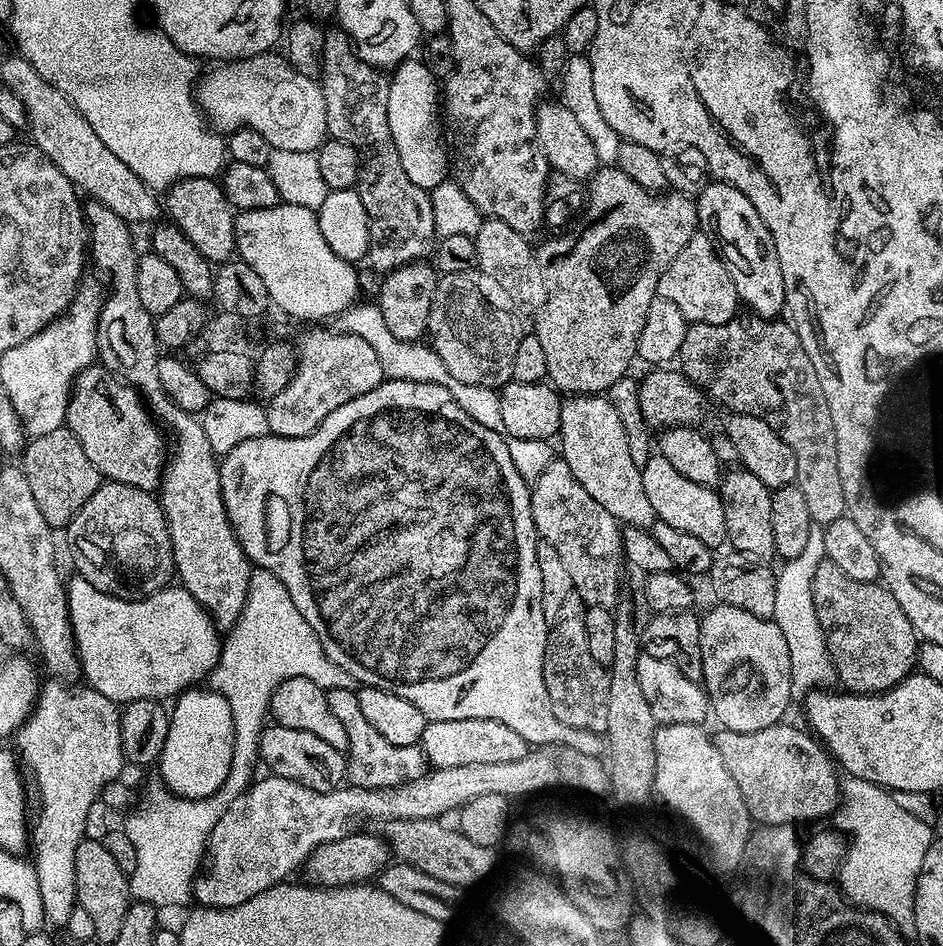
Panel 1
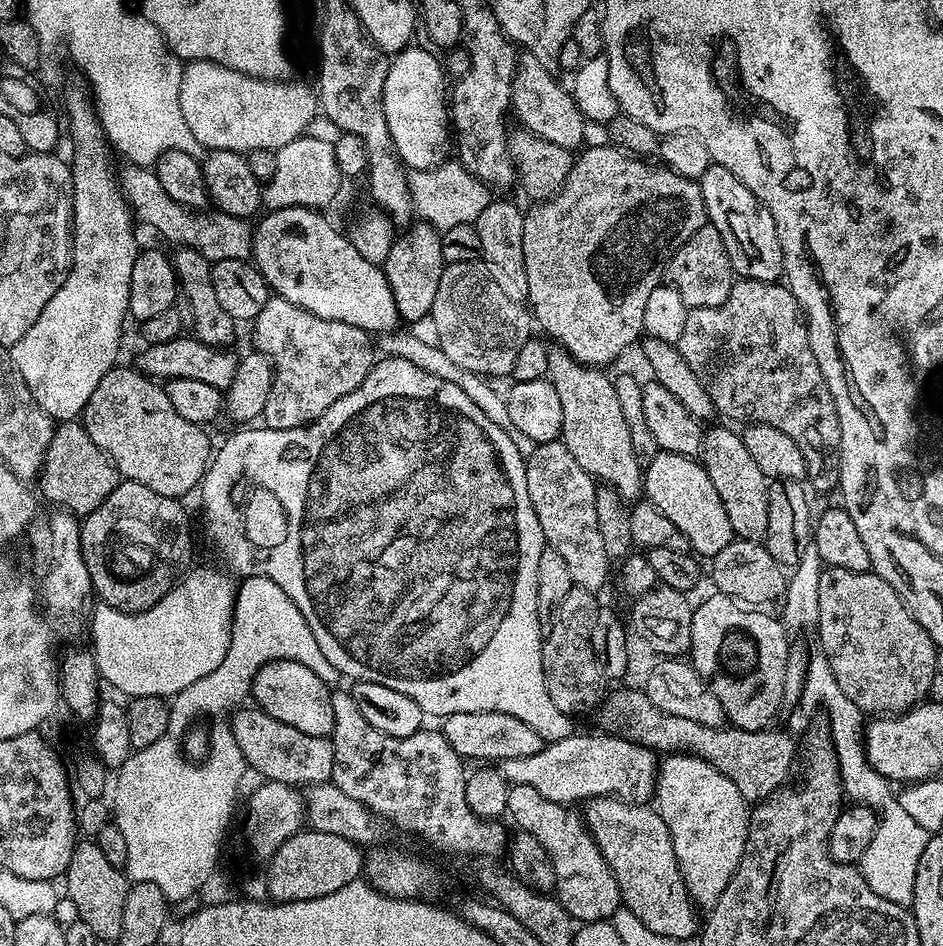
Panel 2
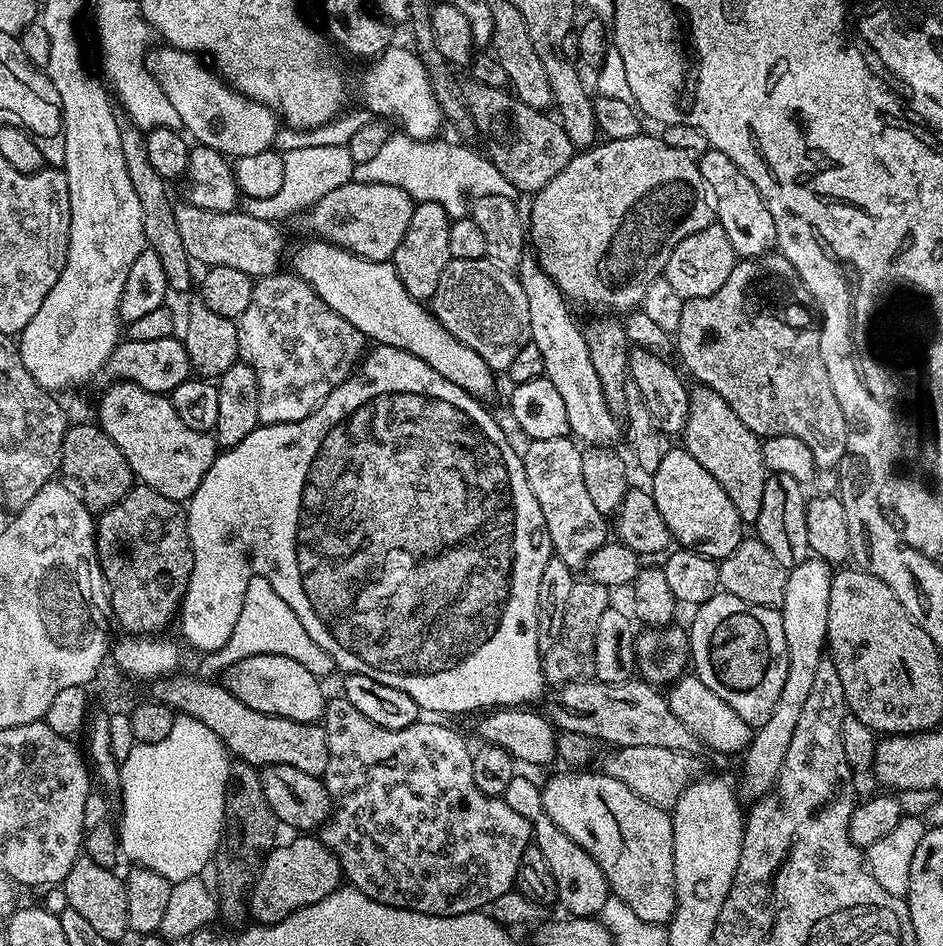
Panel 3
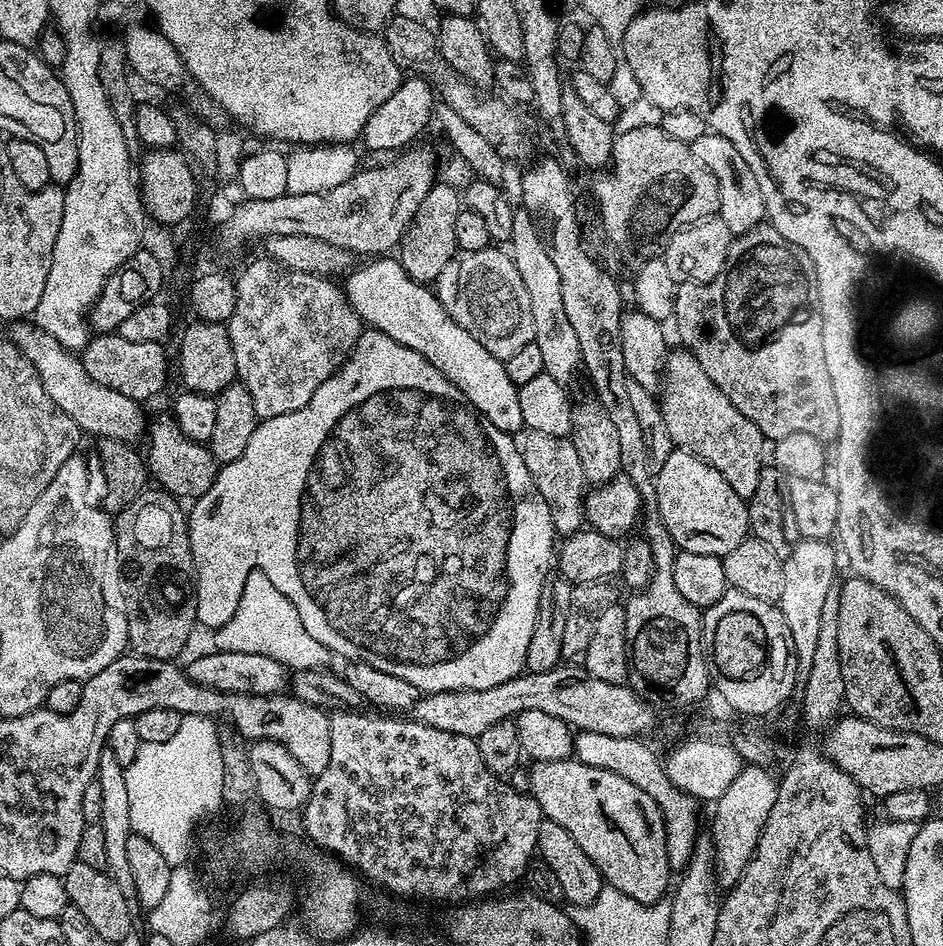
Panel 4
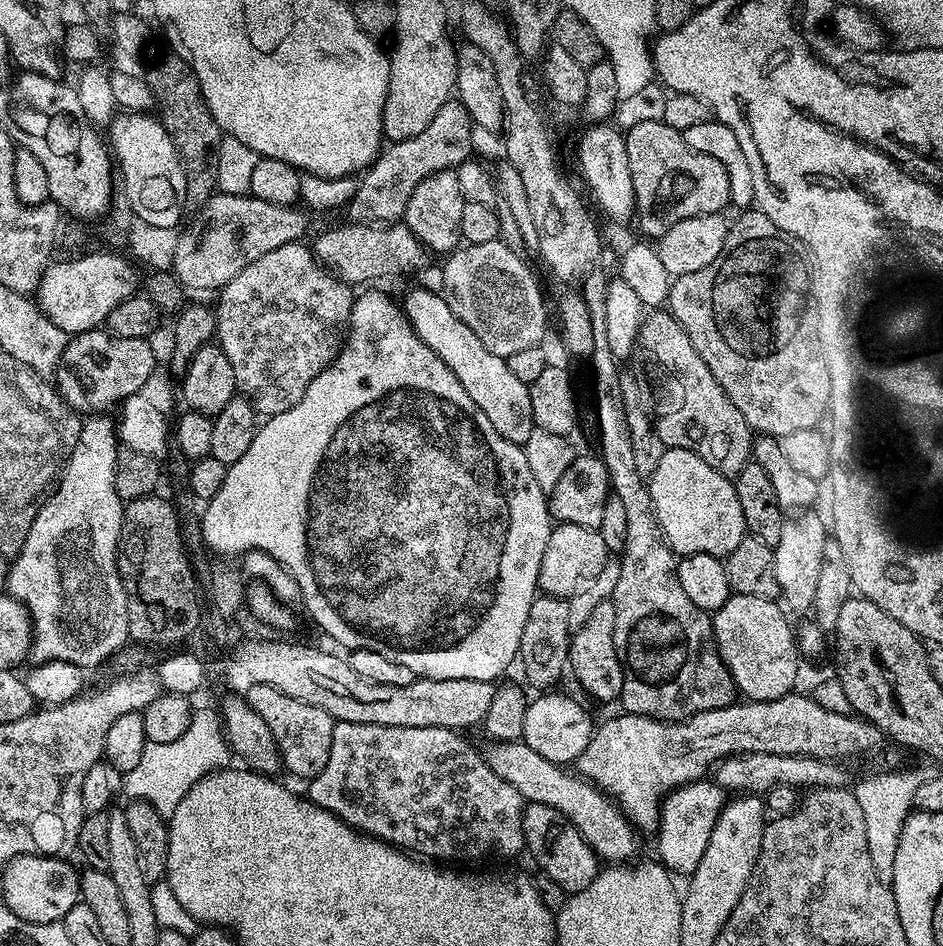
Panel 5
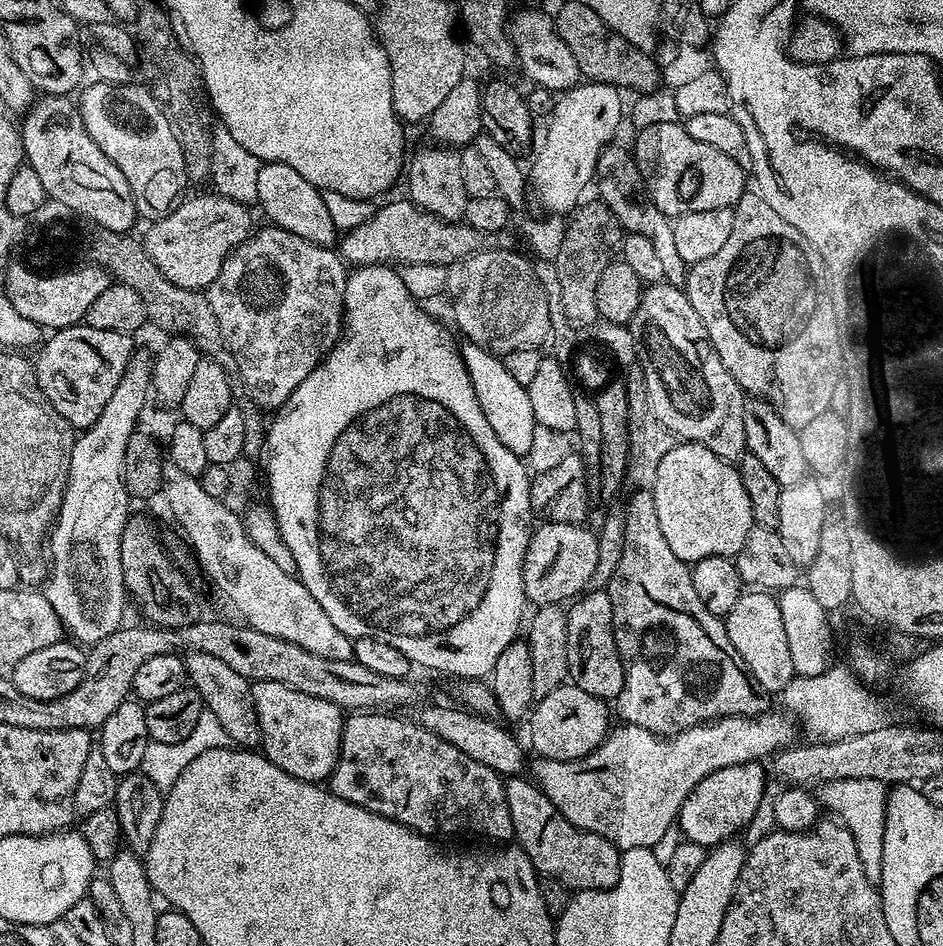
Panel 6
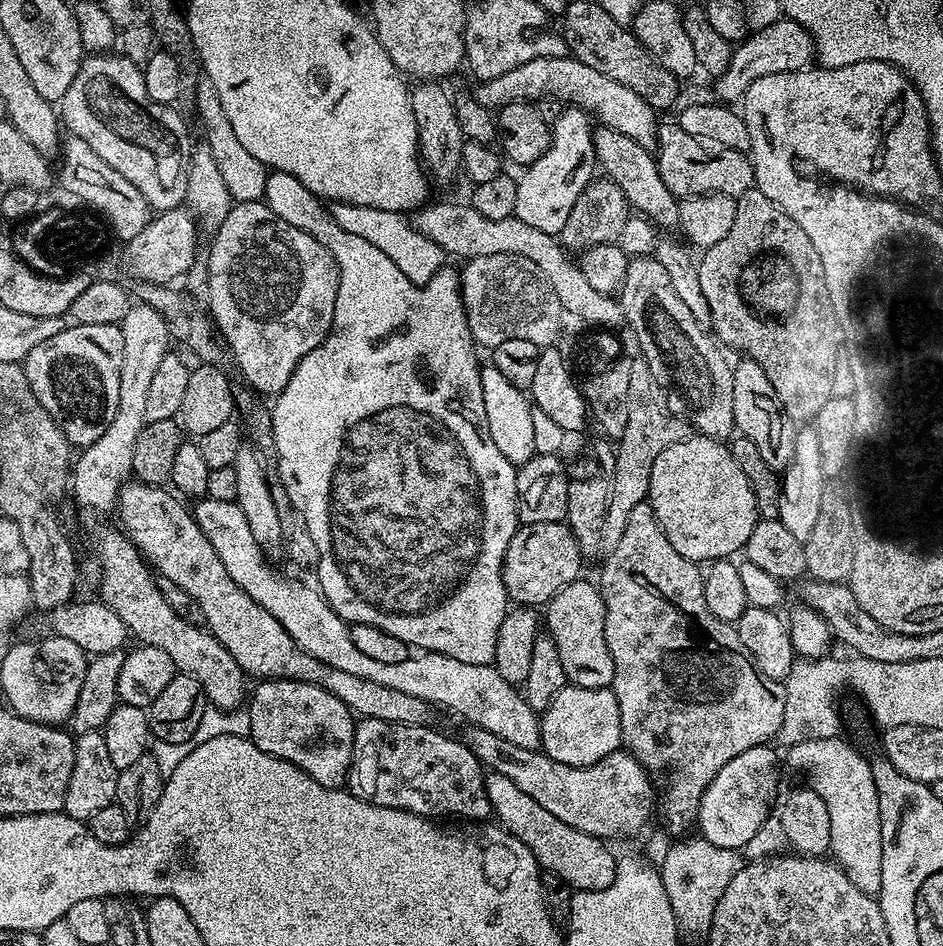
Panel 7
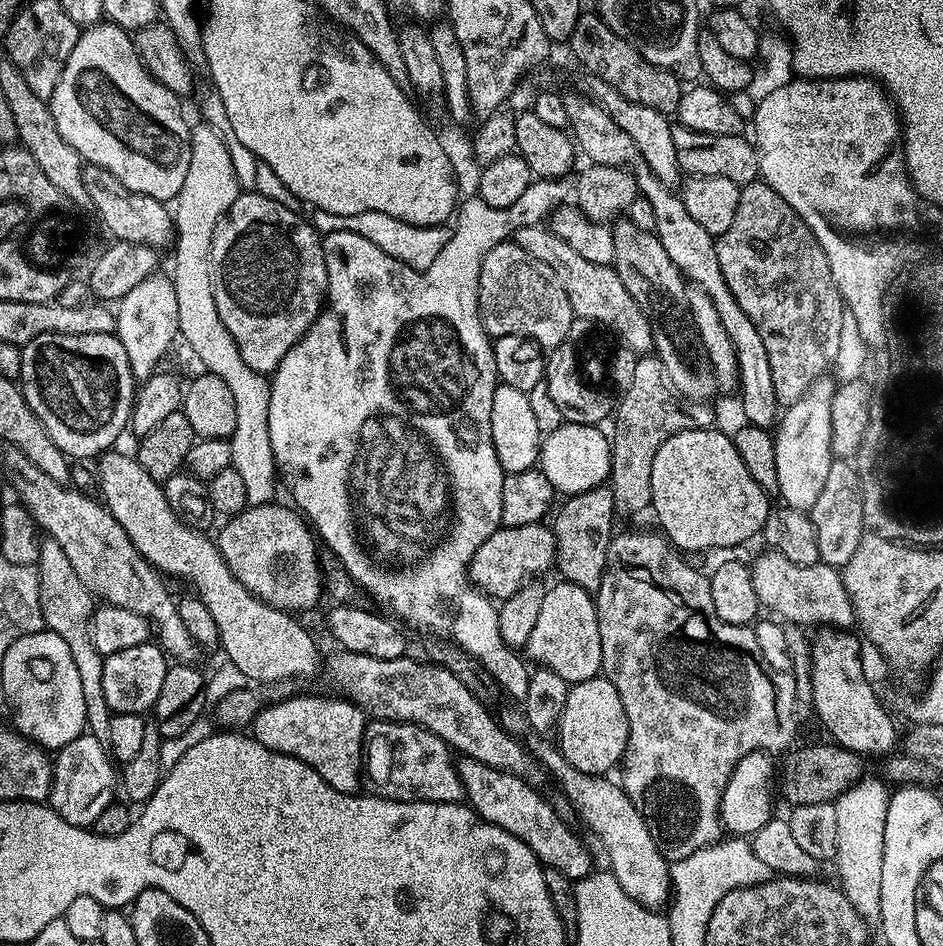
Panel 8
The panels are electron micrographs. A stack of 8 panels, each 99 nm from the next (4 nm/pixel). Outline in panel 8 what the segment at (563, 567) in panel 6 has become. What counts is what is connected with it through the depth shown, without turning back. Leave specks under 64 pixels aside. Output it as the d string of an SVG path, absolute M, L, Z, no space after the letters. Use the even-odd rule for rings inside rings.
M547 523L530 526L499 527L474 554L470 579L480 591L499 602L510 598L510 594L529 583L539 572L551 569L556 563L556 535Z

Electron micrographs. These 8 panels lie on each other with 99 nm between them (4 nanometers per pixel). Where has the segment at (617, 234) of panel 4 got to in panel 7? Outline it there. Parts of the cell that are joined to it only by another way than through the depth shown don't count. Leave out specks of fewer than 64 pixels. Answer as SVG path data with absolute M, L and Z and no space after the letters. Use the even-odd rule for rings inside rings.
M676 122L661 123L657 127L654 155L662 182L666 182L668 189L677 198L707 196L710 192L735 198L754 187L756 182L753 161L745 153L733 148L709 146L694 134L686 134L686 130L682 130Z

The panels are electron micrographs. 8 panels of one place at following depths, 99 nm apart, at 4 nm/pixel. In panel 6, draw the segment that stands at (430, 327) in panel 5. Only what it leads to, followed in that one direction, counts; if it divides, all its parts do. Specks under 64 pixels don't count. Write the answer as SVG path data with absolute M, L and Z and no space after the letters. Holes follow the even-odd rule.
M471 342L461 343L459 349L466 370L470 374L474 394L478 394L478 406L482 406L486 422L490 422L490 430L498 434L498 442L502 442L506 450L521 458L527 457L534 439L534 426L537 424L534 406L530 406L528 390L506 371L503 359L497 353L487 352L482 346Z

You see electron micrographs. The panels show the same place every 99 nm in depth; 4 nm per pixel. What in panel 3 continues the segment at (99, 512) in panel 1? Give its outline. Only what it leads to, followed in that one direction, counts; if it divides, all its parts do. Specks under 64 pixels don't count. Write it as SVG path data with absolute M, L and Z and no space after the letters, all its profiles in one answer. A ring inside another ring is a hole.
M133 486L113 508L99 513L96 520L96 553L102 574L112 595L112 615L125 633L141 638L160 634L168 623L177 619L180 602L192 573L192 543L188 537L188 517L179 503L153 488Z

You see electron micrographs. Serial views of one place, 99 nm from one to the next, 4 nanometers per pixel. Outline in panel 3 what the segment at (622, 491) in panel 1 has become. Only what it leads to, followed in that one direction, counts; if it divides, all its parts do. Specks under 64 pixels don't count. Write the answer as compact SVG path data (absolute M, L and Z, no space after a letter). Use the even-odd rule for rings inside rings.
M525 254L520 259L518 279L522 290L526 293L526 306L530 309L530 341L542 353L544 376L554 382L562 403L566 405L566 422L569 433L584 446L612 446L615 440L622 436L622 424L616 415L606 406L606 398L602 394L602 384L598 382L598 374L590 363L590 348L586 346L584 328L576 325L576 320L568 310L566 298L561 295L556 284L540 269L535 255Z

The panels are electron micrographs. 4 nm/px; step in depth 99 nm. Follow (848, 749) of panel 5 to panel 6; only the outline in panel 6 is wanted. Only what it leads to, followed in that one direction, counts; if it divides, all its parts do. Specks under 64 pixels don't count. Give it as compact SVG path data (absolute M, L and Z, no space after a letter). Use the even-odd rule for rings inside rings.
M780 710L761 712L758 716L724 716L721 720L696 724L673 736L657 736L650 730L642 730L642 726L637 724L621 723L619 727L613 727L593 752L577 760L536 756L530 764L530 776L542 794L554 802L558 814L562 814L566 822L584 832L606 838L621 850L638 847L655 849L656 843L674 828L687 796L707 775L738 763L763 761L789 747L797 739L796 732L798 736L793 717Z

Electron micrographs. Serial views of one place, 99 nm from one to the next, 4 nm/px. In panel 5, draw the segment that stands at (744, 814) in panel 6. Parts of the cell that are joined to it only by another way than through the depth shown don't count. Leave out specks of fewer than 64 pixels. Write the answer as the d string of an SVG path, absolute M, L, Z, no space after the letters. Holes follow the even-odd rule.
M703 779L684 785L664 797L660 808L660 825L656 831L658 838L659 861L671 873L690 876L697 869L706 843L714 830L714 823L721 816L728 801L725 789L715 781Z

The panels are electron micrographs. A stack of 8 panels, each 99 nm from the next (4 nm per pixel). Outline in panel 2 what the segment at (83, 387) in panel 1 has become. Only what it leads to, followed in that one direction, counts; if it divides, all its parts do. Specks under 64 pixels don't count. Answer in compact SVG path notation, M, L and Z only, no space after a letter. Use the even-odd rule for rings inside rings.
M111 368L98 382L82 413L84 429L90 434L90 442L108 455L123 479L150 486L163 496L184 498L203 480L214 455L214 444L208 441L201 425L186 422L174 410L163 386L132 368Z

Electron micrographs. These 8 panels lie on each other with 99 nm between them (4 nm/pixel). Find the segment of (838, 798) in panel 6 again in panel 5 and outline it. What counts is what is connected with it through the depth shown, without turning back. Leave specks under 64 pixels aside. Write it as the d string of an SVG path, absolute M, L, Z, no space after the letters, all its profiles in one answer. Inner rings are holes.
M880 772L877 776L868 776L854 788L858 806L862 806L862 818L866 818L866 846L870 846L870 862L874 862L874 874L878 874L881 884L891 885L894 878L894 853L898 851L898 834L914 808L914 790L918 790L921 773L916 772Z

